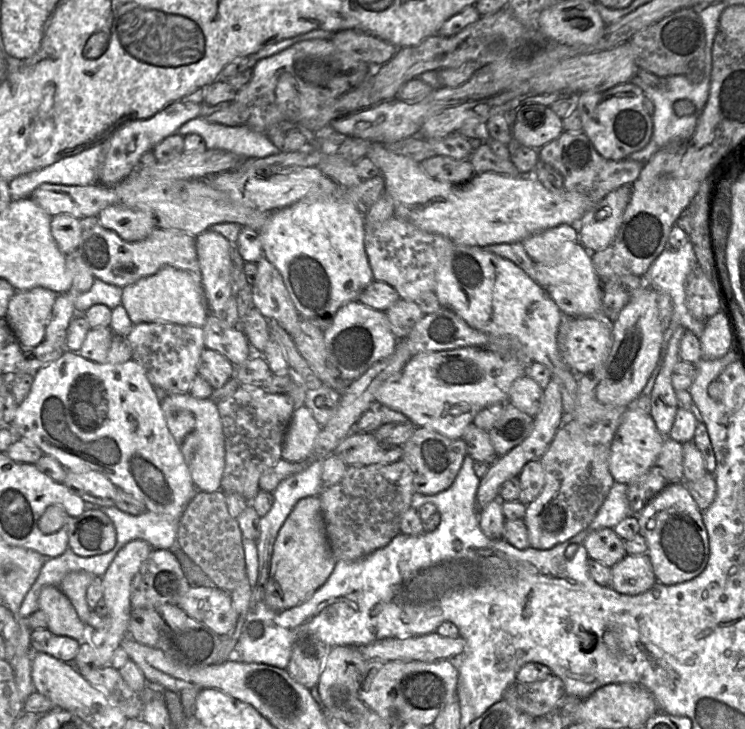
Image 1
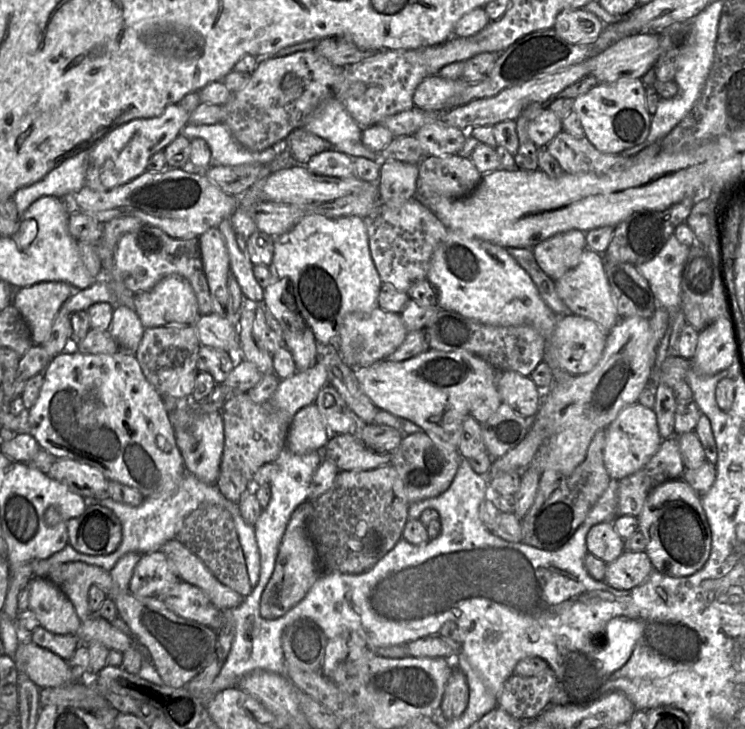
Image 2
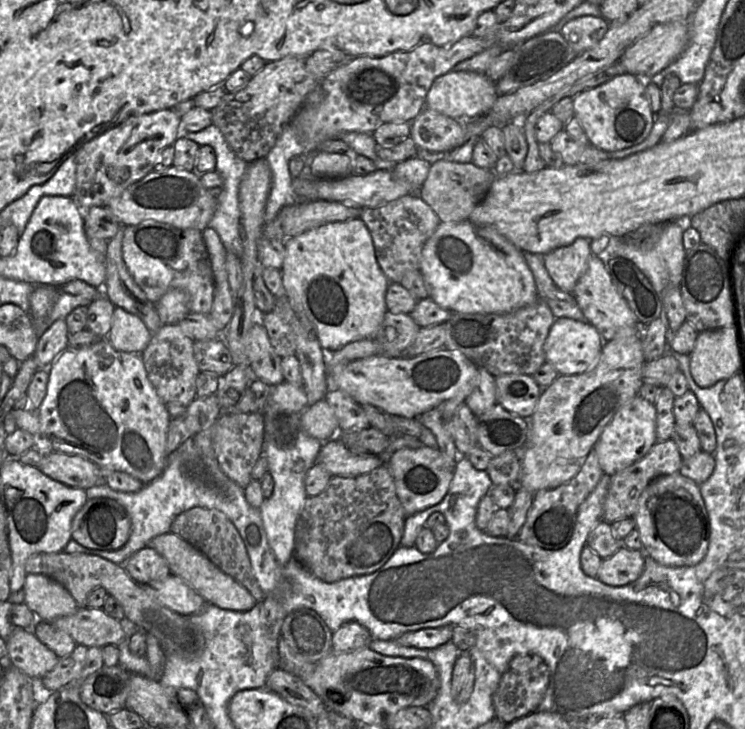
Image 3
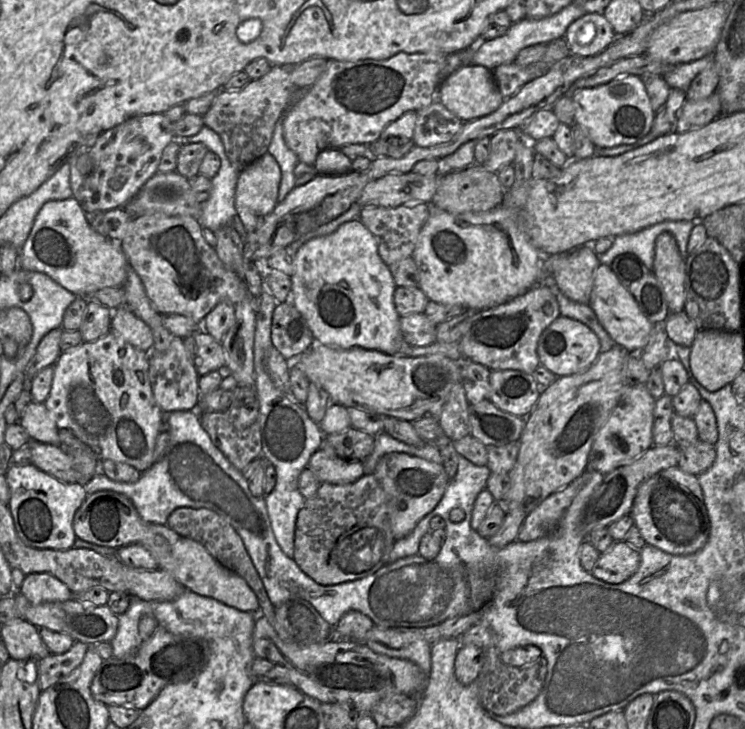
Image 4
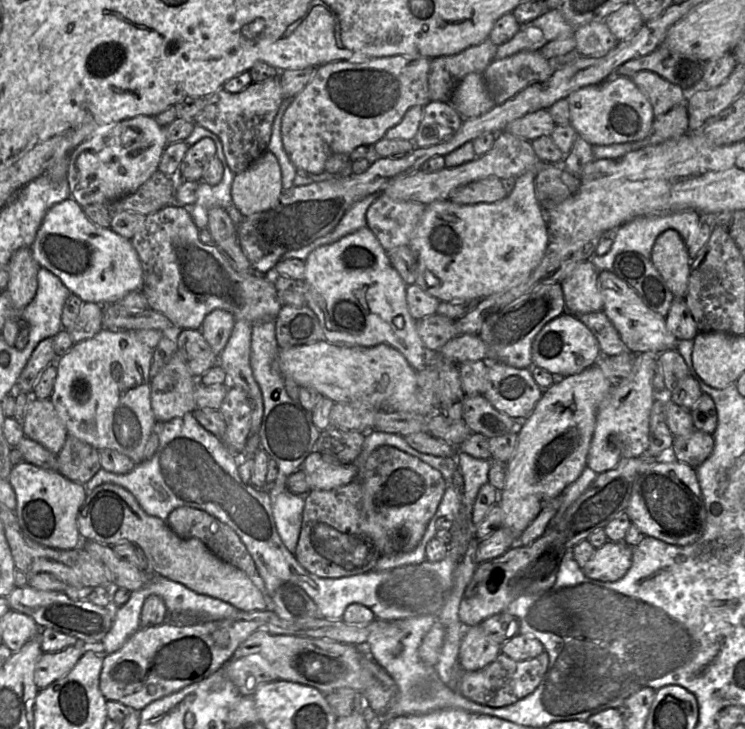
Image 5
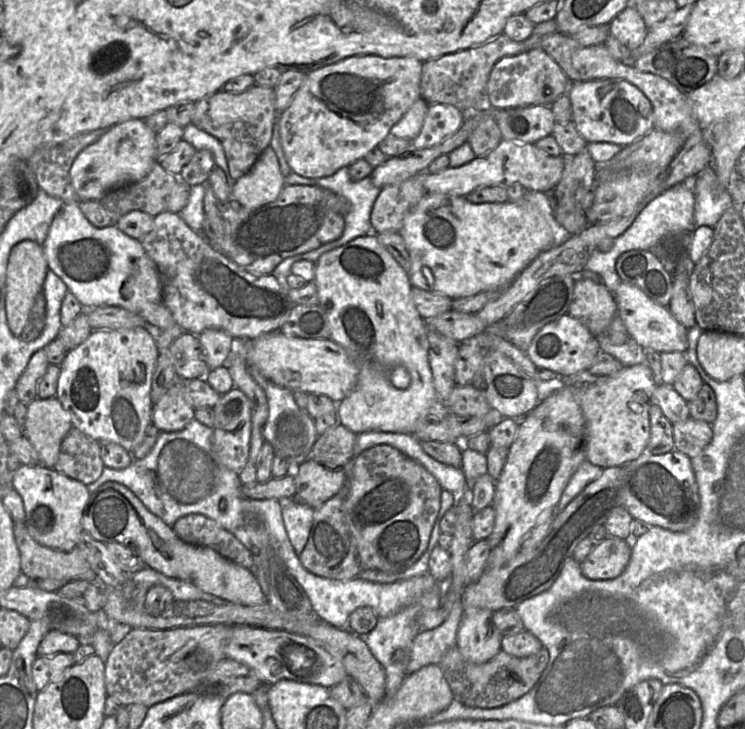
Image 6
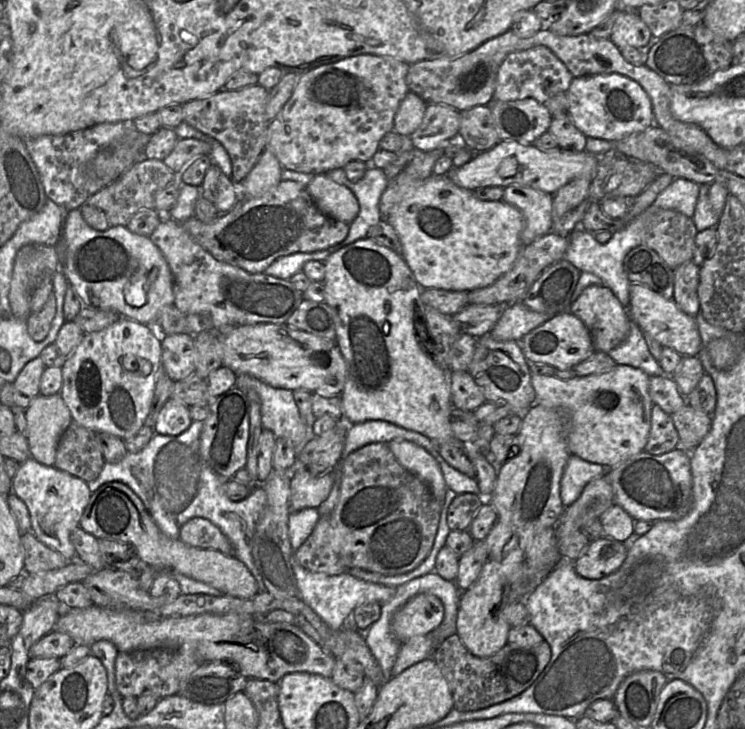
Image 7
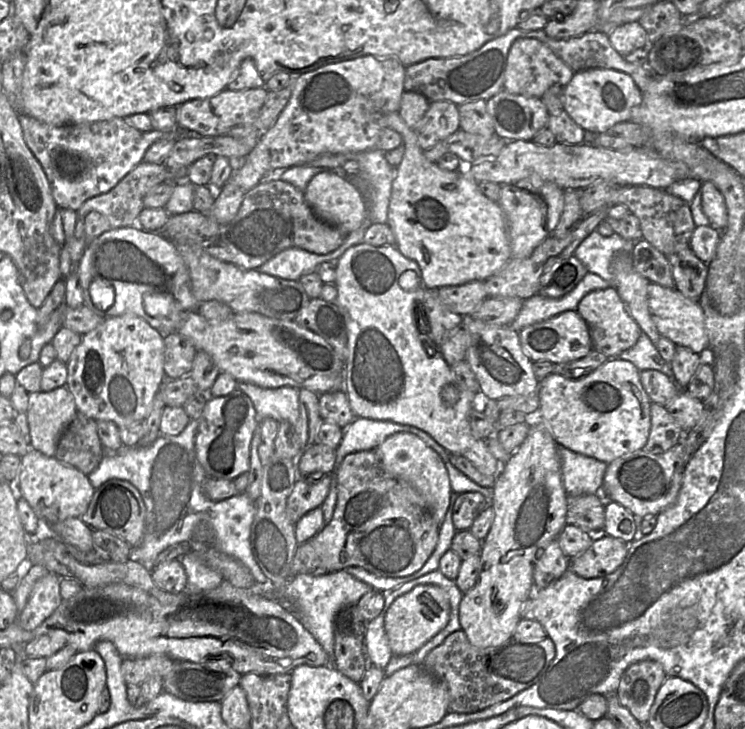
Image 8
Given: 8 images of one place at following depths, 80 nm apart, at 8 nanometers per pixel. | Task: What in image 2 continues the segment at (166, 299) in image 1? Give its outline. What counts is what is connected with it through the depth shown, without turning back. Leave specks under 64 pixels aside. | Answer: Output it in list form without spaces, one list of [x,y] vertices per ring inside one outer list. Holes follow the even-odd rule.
[[[176,274],[164,277],[148,291],[136,293],[134,310],[145,328],[194,325],[200,316],[190,282]]]

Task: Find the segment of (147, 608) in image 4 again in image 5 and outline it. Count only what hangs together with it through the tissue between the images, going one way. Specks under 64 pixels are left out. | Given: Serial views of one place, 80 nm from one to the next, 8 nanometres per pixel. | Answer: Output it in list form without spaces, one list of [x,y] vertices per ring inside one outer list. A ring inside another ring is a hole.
[[[142,588],[132,591],[128,602],[113,611],[113,621],[110,630],[101,641],[104,645],[105,655],[119,650],[127,639],[133,635],[140,626],[142,607],[145,594]]]

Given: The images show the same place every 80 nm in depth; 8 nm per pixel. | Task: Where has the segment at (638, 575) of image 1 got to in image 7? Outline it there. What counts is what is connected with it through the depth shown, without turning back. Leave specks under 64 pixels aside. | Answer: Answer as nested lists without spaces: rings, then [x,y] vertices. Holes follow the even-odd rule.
[[[609,537],[591,540],[586,550],[574,562],[578,575],[600,579],[615,572],[624,562],[628,549],[624,543]]]

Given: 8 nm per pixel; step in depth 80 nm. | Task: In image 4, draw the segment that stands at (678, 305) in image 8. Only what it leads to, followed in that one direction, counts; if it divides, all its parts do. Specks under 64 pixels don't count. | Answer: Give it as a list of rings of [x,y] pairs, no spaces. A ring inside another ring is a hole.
[[[598,266],[588,305],[616,345],[629,353],[638,353],[650,341],[654,324],[643,314],[633,295],[621,284],[610,266]]]

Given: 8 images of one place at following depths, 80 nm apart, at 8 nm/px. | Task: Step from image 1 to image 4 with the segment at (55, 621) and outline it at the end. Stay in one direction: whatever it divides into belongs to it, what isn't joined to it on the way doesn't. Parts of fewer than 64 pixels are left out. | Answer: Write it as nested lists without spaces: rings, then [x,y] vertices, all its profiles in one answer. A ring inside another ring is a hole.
[[[49,573],[26,575],[19,593],[34,605],[47,602],[62,602],[74,598],[67,586]]]

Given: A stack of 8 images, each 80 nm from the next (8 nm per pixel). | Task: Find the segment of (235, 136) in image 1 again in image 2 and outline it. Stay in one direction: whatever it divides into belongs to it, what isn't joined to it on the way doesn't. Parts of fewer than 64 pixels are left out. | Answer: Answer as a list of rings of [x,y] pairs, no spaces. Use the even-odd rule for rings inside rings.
[[[188,123],[182,134],[190,140],[204,139],[210,146],[212,164],[219,166],[237,166],[244,164],[268,165],[279,154],[277,144],[261,152],[253,152],[242,146],[224,123],[212,125],[194,125]]]

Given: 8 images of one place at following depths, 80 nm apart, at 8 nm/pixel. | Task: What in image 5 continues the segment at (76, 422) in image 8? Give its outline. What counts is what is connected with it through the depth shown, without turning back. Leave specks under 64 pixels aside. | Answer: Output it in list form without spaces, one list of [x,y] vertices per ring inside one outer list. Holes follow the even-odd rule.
[[[68,435],[58,454],[57,471],[70,481],[86,484],[100,469],[99,450]]]

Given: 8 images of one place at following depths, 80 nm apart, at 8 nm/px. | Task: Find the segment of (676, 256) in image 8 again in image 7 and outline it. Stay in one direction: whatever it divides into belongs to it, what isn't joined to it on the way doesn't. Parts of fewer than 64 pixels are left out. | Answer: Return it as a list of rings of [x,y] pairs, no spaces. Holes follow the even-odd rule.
[[[685,262],[678,266],[674,273],[673,300],[681,311],[696,317],[700,313],[698,298],[700,266],[692,262]]]

